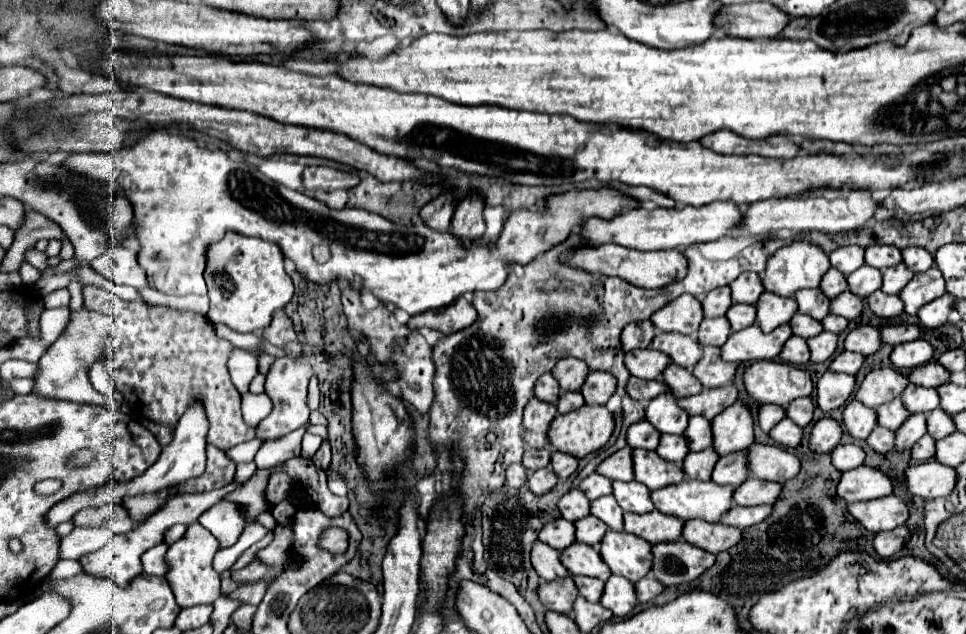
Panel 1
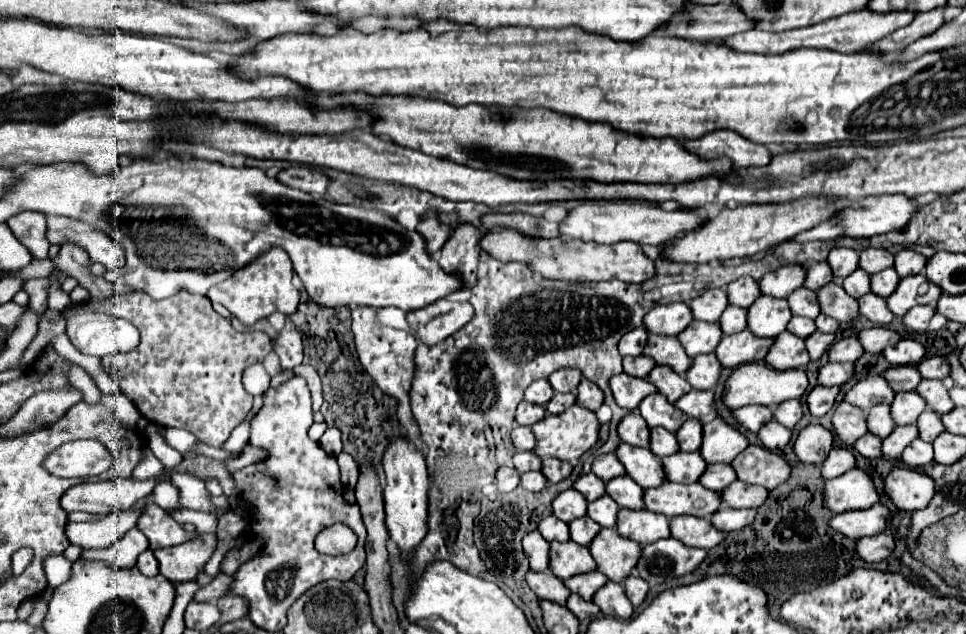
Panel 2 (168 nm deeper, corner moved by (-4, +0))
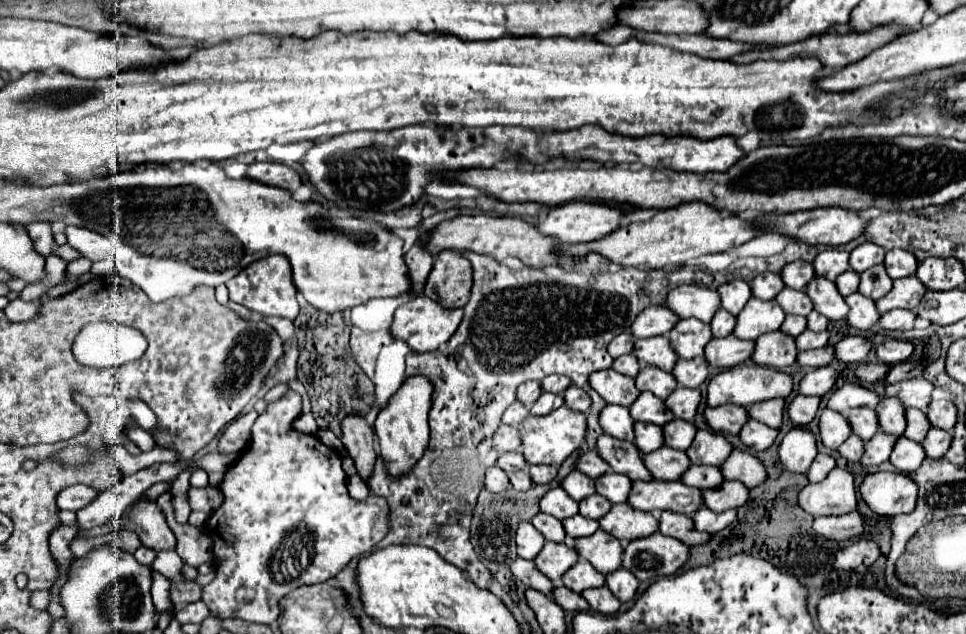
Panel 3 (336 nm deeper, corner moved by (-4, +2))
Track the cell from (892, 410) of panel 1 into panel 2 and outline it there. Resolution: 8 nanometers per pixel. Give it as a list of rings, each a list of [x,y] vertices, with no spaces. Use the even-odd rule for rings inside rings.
[[[878,404],[868,414],[868,430],[880,438],[886,438],[894,430],[894,420],[890,420],[890,406]]]

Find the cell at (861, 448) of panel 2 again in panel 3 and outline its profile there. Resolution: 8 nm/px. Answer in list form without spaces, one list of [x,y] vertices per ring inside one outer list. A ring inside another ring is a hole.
[[[850,436],[842,446],[838,446],[836,448],[846,460],[850,460],[850,462],[858,462],[860,458],[862,458],[862,454],[864,454],[864,442],[858,438],[858,436]]]

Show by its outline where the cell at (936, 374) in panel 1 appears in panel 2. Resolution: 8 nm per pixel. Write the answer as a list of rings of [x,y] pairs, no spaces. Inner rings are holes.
[[[894,366],[884,372],[884,378],[896,392],[916,390],[916,386],[922,382],[922,376],[918,376],[916,366]]]

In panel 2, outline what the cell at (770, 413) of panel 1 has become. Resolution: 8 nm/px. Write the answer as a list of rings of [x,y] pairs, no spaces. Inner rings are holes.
[[[756,404],[756,406],[744,406],[734,410],[734,416],[740,426],[748,428],[750,432],[758,432],[758,428],[762,428],[762,424],[766,424],[772,418],[772,410]]]

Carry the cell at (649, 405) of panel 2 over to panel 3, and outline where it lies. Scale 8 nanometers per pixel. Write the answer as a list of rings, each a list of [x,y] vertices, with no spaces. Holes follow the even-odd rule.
[[[642,392],[636,402],[630,406],[630,414],[634,420],[640,422],[652,422],[652,424],[666,424],[674,418],[674,414],[664,406],[662,400],[658,400],[654,394],[650,392]]]

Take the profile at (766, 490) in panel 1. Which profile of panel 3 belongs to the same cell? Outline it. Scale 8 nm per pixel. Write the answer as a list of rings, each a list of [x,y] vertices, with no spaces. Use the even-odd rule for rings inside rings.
[[[722,482],[722,486],[712,490],[702,490],[702,502],[712,512],[724,512],[730,508],[740,508],[748,500],[748,488],[742,482]]]

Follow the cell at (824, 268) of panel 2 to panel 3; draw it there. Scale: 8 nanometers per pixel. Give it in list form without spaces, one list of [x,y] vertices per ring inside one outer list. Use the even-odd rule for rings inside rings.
[[[790,262],[782,268],[780,272],[782,276],[782,282],[788,286],[788,288],[794,288],[794,290],[804,290],[806,284],[810,282],[810,278],[814,278],[814,266],[810,262]]]

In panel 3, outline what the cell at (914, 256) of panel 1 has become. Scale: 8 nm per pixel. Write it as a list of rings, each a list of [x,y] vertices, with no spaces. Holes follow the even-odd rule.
[[[890,250],[884,256],[884,268],[892,280],[912,276],[916,266],[918,266],[916,256],[906,252],[906,250]]]

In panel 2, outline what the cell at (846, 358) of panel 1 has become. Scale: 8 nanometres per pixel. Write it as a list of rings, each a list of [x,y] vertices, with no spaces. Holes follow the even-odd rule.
[[[828,362],[826,366],[820,368],[818,382],[822,386],[842,386],[846,384],[854,374],[854,364],[852,362]]]

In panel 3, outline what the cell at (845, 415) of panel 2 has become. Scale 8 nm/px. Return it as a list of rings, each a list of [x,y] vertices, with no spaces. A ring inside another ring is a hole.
[[[824,410],[820,414],[818,428],[820,428],[820,442],[828,450],[836,450],[850,436],[848,420],[834,410]]]

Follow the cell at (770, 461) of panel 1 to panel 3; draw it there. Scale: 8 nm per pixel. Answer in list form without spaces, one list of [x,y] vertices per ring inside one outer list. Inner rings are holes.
[[[734,450],[720,466],[720,472],[724,480],[738,480],[746,488],[754,488],[766,480],[762,462],[756,456],[742,450]]]

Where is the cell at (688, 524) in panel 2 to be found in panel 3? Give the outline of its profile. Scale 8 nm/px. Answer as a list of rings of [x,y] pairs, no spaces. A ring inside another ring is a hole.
[[[662,512],[658,518],[658,530],[664,536],[676,538],[686,546],[696,546],[696,544],[704,544],[710,540],[710,534],[706,532],[698,532],[694,530],[694,522],[692,518],[684,516],[684,514],[674,514],[674,512]]]

